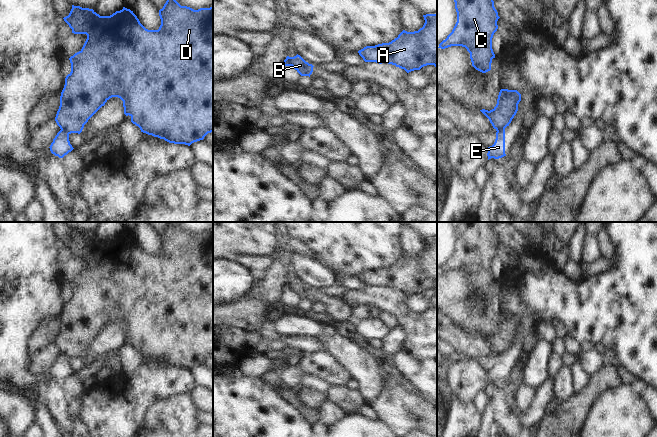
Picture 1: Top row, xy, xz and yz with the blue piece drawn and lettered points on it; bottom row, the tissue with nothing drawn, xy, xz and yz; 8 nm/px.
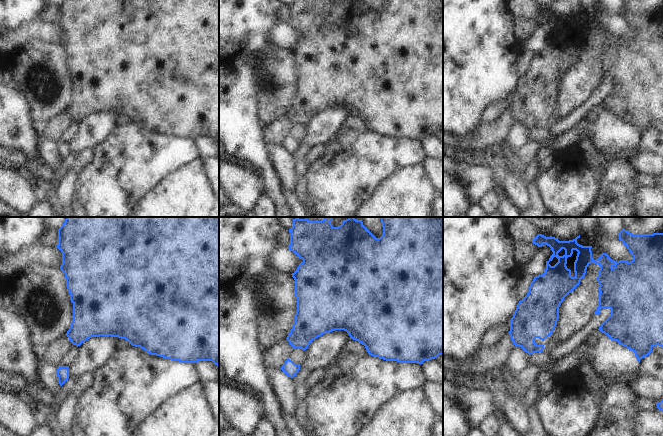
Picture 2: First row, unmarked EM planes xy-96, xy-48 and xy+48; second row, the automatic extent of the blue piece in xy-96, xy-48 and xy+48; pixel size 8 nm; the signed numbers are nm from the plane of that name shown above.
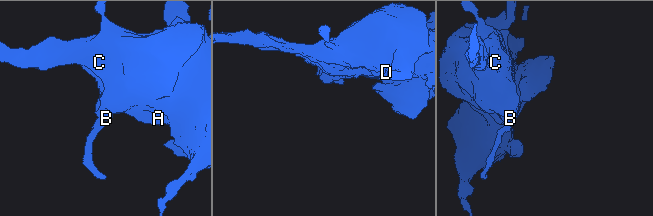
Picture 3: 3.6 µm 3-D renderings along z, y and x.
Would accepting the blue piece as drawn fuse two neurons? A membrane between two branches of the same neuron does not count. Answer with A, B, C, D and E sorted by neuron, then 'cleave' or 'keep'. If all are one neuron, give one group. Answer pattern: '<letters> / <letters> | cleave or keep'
A B C D / E | cleave

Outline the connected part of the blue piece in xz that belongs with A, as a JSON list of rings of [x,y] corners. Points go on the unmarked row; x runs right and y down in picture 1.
[[[437,238],[423,239],[425,247],[418,255],[403,254],[389,267],[359,274],[365,286],[388,287],[407,297],[427,289],[437,292]]]

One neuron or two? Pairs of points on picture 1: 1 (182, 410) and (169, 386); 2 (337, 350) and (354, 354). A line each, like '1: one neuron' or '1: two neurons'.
1: two neurons
2: one neuron

